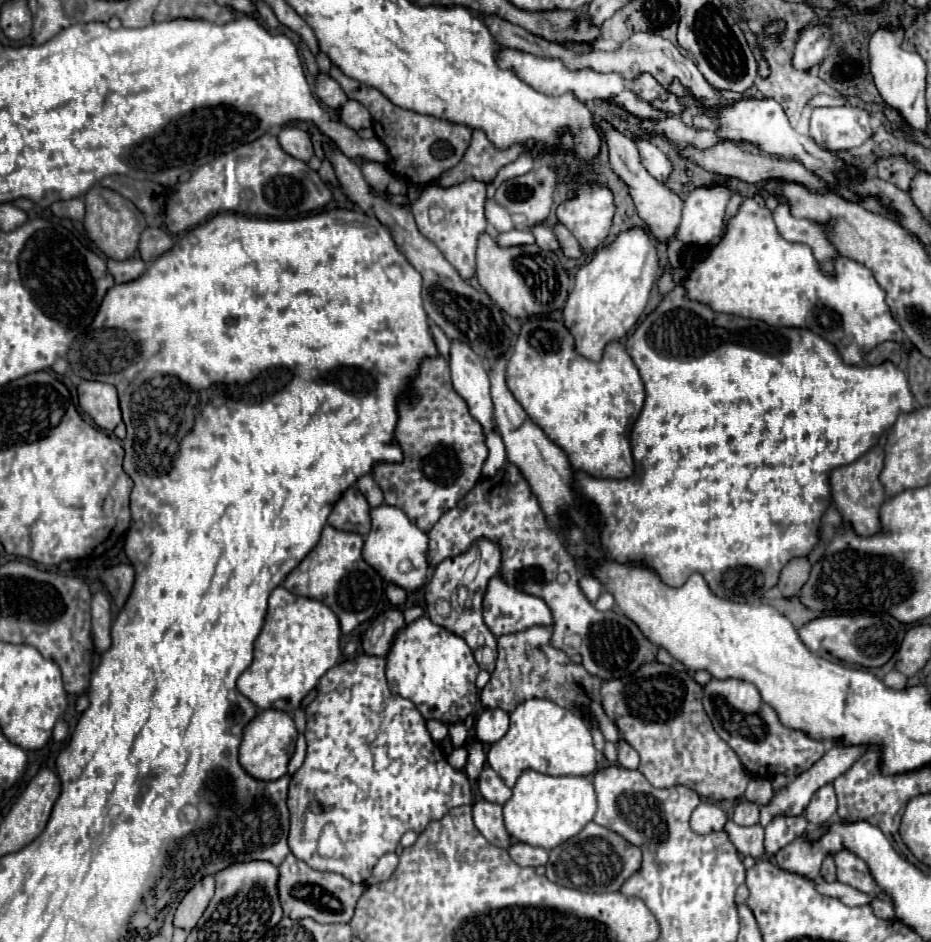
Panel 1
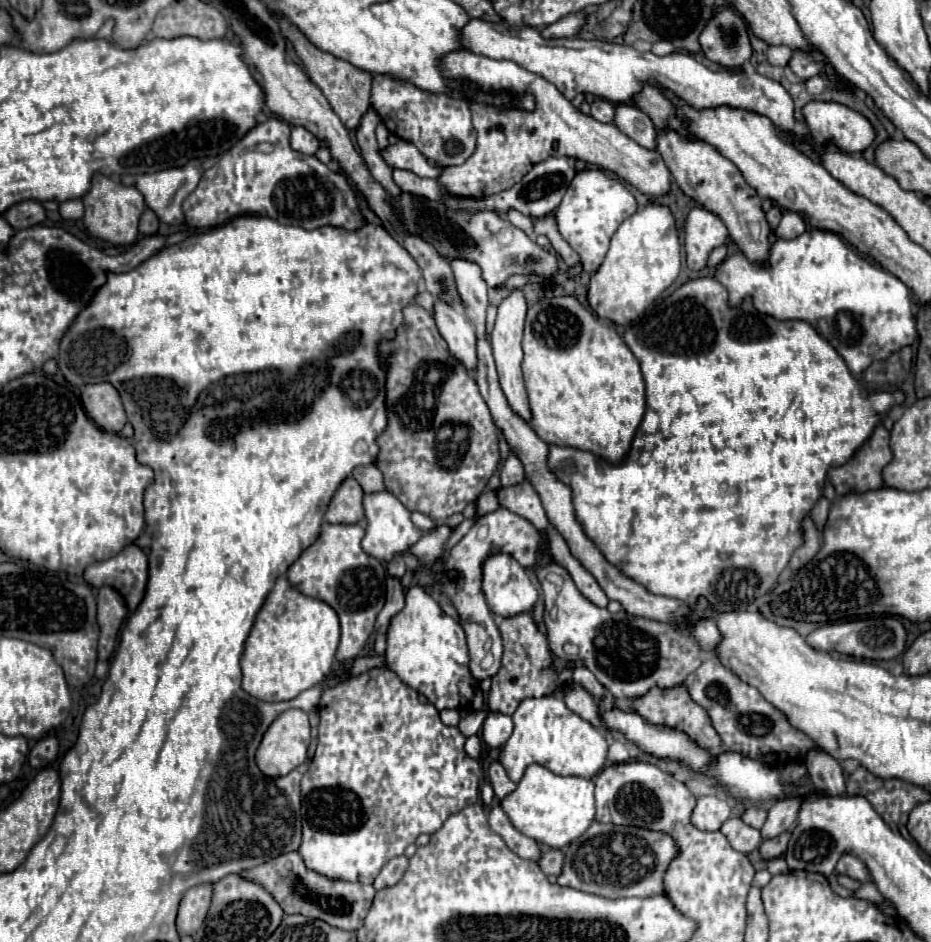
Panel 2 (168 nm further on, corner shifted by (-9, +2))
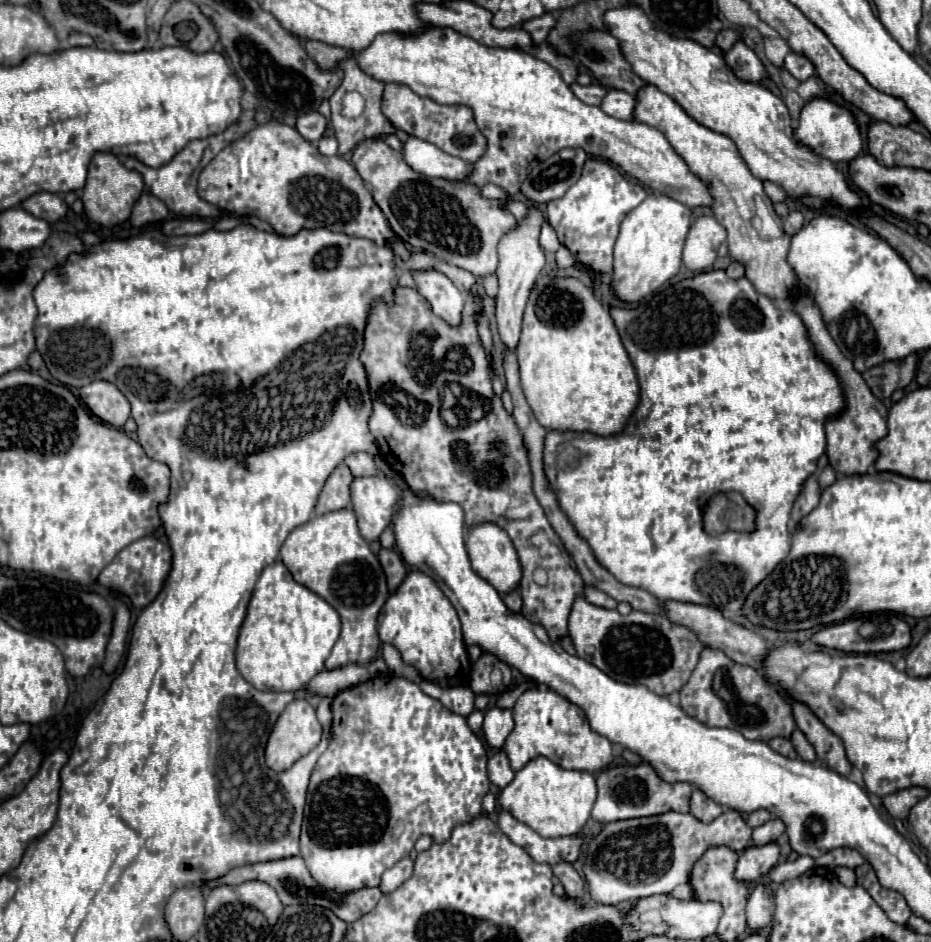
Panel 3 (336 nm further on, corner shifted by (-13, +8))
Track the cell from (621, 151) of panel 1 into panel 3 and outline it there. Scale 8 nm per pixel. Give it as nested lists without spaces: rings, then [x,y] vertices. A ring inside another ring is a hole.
[[[574,82],[570,86],[570,90],[574,92],[576,98],[580,98],[584,104],[594,104],[594,106],[600,106],[602,102],[602,96],[606,94],[606,88],[600,86],[600,84],[590,84],[590,86],[580,86],[578,82]]]

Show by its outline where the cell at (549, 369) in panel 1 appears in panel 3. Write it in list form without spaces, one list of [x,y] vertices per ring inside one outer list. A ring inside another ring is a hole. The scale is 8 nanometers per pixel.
[[[538,276],[516,346],[520,382],[534,418],[546,430],[616,434],[634,412],[640,388],[610,312],[578,278]]]

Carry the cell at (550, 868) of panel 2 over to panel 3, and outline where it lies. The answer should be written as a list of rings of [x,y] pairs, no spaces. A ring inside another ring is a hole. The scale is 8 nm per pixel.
[[[560,862],[554,866],[554,876],[562,882],[568,898],[572,900],[584,900],[588,894],[586,894],[586,886],[584,886],[584,880],[580,878],[580,874],[576,872],[576,868],[572,864],[566,864],[566,862]]]

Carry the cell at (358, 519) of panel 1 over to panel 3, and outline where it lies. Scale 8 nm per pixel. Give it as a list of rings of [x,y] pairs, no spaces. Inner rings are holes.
[[[338,464],[334,472],[328,476],[322,494],[318,496],[316,502],[316,516],[340,510],[340,508],[350,508],[350,482],[354,480],[350,468],[346,464]]]

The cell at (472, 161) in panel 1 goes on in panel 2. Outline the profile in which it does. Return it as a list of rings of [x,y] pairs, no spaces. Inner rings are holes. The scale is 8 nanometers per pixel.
[[[458,50],[442,60],[444,76],[458,84],[462,78],[476,82],[482,90],[502,90],[510,88],[516,92],[532,92],[536,96],[534,112],[520,110],[496,110],[494,106],[472,102],[472,122],[478,132],[476,152],[460,166],[448,166],[438,174],[440,186],[454,196],[462,198],[482,198],[492,196],[502,190],[512,188],[534,164],[546,160],[548,156],[574,156],[588,164],[602,166],[622,180],[636,186],[640,192],[650,196],[662,196],[670,190],[670,172],[658,152],[650,152],[638,146],[632,138],[622,134],[612,124],[602,124],[592,116],[582,114],[578,108],[566,100],[554,84],[546,82],[542,76],[532,74],[514,62],[492,60],[488,56],[472,54],[470,50]]]

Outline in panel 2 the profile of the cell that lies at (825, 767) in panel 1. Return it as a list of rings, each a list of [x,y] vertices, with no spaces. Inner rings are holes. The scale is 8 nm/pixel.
[[[802,794],[776,800],[770,806],[768,818],[766,818],[766,822],[764,822],[762,830],[760,830],[762,836],[764,836],[764,840],[774,838],[780,832],[792,830],[796,826],[796,822],[798,822],[798,812],[800,812],[800,806],[802,804],[804,804],[804,796]]]

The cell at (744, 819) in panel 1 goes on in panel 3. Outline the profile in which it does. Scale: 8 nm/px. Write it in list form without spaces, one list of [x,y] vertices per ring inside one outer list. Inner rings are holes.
[[[756,810],[756,812],[752,812],[752,814],[748,816],[748,826],[750,826],[750,828],[758,828],[758,826],[766,824],[768,820],[772,820],[772,816],[770,816],[768,810]]]

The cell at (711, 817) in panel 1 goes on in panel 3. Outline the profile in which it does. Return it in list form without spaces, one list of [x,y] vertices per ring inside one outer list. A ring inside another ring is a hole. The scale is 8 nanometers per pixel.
[[[694,790],[690,798],[690,812],[702,822],[712,822],[716,816],[722,814],[722,806],[710,800],[702,790]]]

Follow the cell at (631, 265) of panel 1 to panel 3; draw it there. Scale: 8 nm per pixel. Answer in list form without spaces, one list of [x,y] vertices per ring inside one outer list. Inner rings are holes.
[[[650,194],[620,224],[614,246],[614,282],[612,288],[626,302],[640,302],[656,292],[664,282],[678,274],[682,266],[682,248],[692,224],[692,210],[664,194]]]

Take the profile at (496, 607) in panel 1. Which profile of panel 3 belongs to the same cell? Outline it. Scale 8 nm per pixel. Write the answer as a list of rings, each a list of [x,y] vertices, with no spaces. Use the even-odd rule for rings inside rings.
[[[484,522],[484,524],[466,528],[466,550],[468,550],[468,558],[472,562],[472,570],[480,578],[490,582],[500,594],[506,594],[520,584],[522,566],[518,562],[518,554],[512,546],[510,536],[500,526],[492,524],[492,522]]]

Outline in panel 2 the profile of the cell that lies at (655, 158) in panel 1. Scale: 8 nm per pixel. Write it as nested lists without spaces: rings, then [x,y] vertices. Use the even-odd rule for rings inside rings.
[[[616,104],[616,126],[620,132],[628,134],[634,142],[644,146],[646,150],[656,150],[656,138],[658,138],[658,128],[654,122],[644,114],[640,108],[632,104]]]

